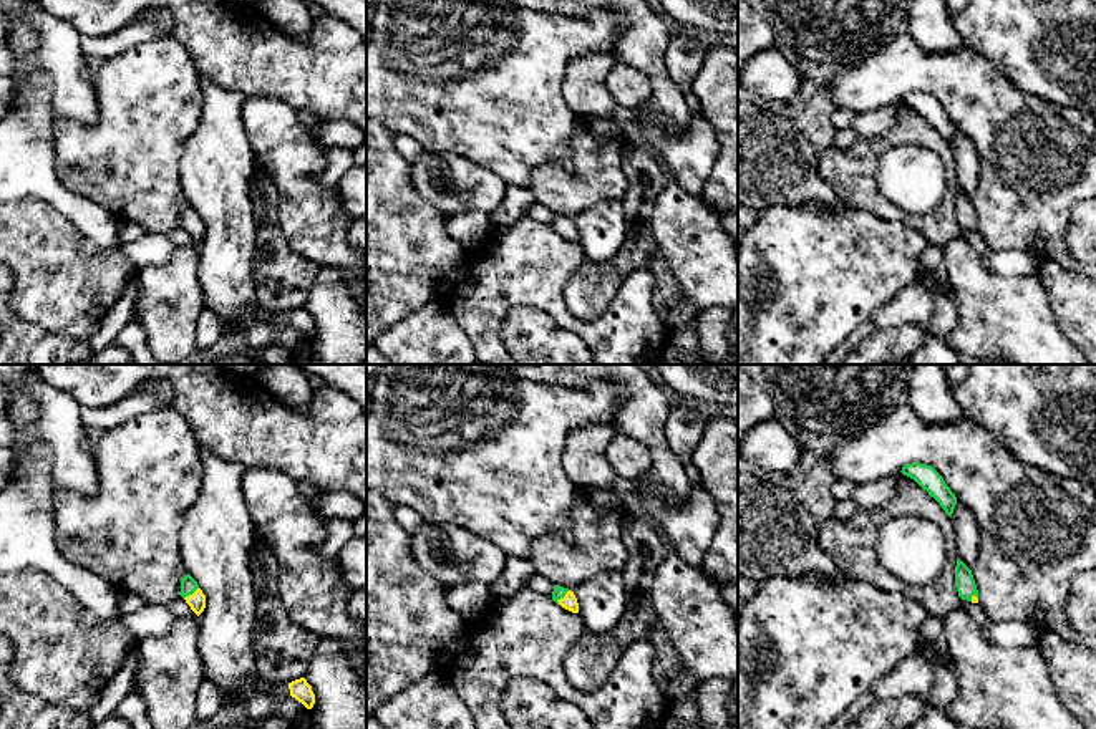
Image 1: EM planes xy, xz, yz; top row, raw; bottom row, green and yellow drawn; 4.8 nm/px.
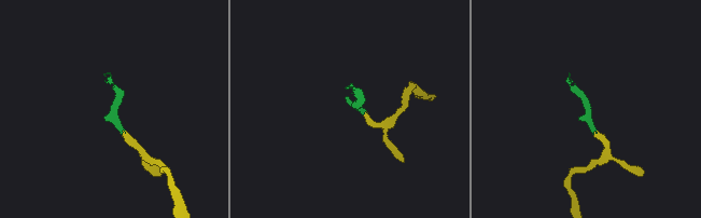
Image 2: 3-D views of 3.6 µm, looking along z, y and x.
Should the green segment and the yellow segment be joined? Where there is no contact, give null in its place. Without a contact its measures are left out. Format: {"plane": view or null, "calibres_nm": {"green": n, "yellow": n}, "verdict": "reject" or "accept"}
{"plane": "xz", "calibres_nm": {"green": 60, "yellow": 80}, "verdict": "accept"}

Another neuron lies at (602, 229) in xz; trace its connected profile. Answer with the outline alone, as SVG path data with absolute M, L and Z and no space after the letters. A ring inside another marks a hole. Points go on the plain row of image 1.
M622 202L595 204L592 209L577 214L572 220L587 260L600 263L618 253L627 235Z

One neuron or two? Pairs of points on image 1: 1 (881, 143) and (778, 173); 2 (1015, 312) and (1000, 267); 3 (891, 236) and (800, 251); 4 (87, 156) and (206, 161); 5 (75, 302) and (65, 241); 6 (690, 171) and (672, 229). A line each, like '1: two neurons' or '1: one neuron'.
1: two neurons
2: two neurons
3: one neuron
4: two neurons
5: one neuron
6: two neurons

